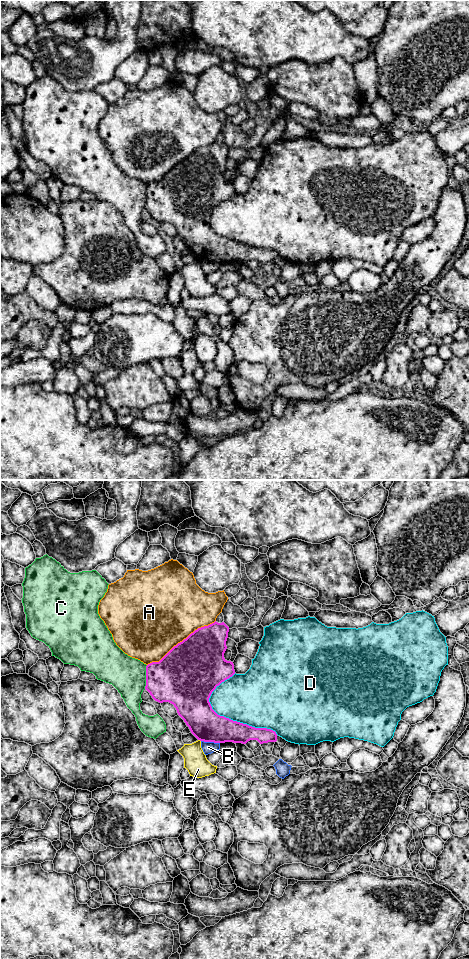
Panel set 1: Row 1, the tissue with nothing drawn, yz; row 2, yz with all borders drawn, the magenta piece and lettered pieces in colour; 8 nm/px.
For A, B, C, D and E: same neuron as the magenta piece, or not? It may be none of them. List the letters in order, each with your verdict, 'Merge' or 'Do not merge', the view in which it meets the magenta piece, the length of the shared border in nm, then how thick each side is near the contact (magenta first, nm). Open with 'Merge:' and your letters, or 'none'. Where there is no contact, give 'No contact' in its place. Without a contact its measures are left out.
Merge: none
A: Do not merge. Touches magenta in yz. Shared border 650 nm. Thickness 480 nm (magenta) against 480 nm
B: Do not merge. Touches magenta in yz. Shared border 150 nm. Thickness 260 nm (magenta) against 100 nm
C: Do not merge. Touches magenta in yz. Shared border 190 nm. Thickness 400 nm (magenta) against 280 nm
D: Do not merge. Touches magenta in yz. Shared border 650 nm. Thickness 260 nm (magenta) against 460 nm
E: Do not merge. Touches magenta in yz. Shared border 30 nm. Thickness 260 nm (magenta) against 190 nm

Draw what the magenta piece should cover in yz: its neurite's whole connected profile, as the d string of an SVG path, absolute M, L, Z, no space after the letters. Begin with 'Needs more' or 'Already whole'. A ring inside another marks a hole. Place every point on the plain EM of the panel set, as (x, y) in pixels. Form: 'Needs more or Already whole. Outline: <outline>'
Already whole. Outline: M214 142L198 148L186 159L174 166L159 182L146 186L145 209L159 222L174 225L191 253L200 261L214 263L242 263L257 260L260 264L276 262L277 254L267 248L255 248L218 235L209 222L212 212L222 202L235 194L234 184L224 178L227 169L229 147Z

